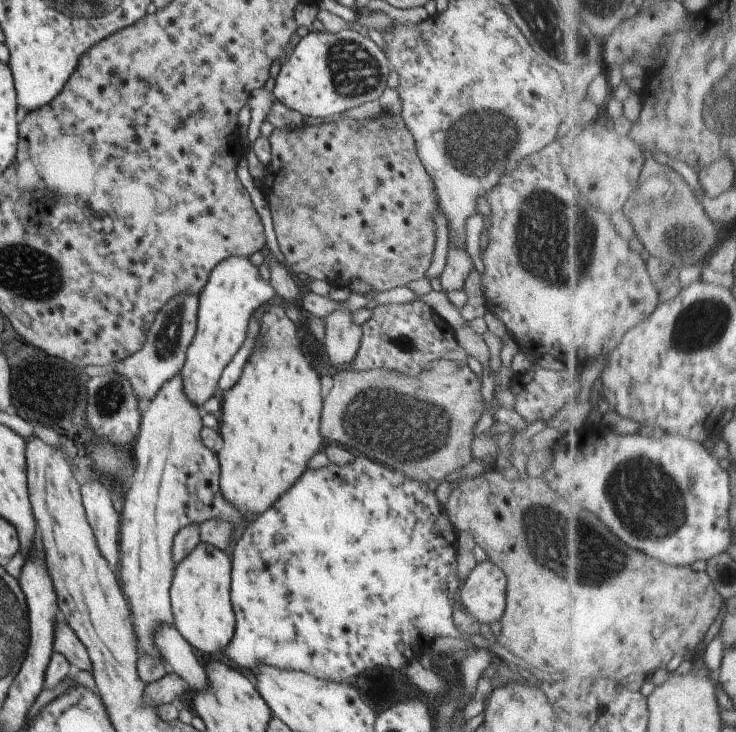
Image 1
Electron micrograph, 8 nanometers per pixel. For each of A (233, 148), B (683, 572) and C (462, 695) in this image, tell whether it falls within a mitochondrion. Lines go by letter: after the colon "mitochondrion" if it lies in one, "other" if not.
A: other
B: other
C: other

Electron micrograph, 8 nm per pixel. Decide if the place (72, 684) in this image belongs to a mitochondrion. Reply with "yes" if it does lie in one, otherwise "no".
no

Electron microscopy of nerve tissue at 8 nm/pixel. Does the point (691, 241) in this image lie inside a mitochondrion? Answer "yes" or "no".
yes

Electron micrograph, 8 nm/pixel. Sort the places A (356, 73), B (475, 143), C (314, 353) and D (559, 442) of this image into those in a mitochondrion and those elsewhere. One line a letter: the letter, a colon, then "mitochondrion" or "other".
A: mitochondrion
B: mitochondrion
C: other
D: other

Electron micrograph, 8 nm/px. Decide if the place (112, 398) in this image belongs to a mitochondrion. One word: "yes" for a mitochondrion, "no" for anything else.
yes

